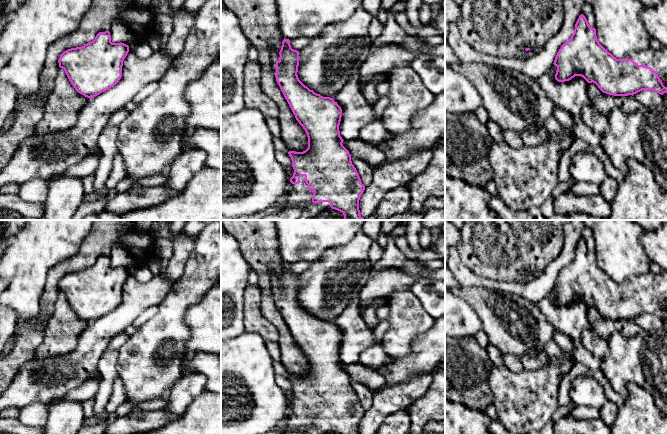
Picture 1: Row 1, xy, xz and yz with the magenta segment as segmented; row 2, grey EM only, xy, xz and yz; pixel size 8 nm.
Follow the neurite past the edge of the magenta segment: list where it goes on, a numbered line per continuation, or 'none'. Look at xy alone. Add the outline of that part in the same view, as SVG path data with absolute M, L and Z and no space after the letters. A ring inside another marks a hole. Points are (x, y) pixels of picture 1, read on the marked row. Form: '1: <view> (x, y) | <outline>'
none

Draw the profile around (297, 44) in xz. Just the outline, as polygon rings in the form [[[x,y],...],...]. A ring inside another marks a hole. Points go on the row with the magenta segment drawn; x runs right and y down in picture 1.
[[[300,37],[290,40],[291,48],[297,51],[300,51],[302,48],[307,46],[313,38]]]

